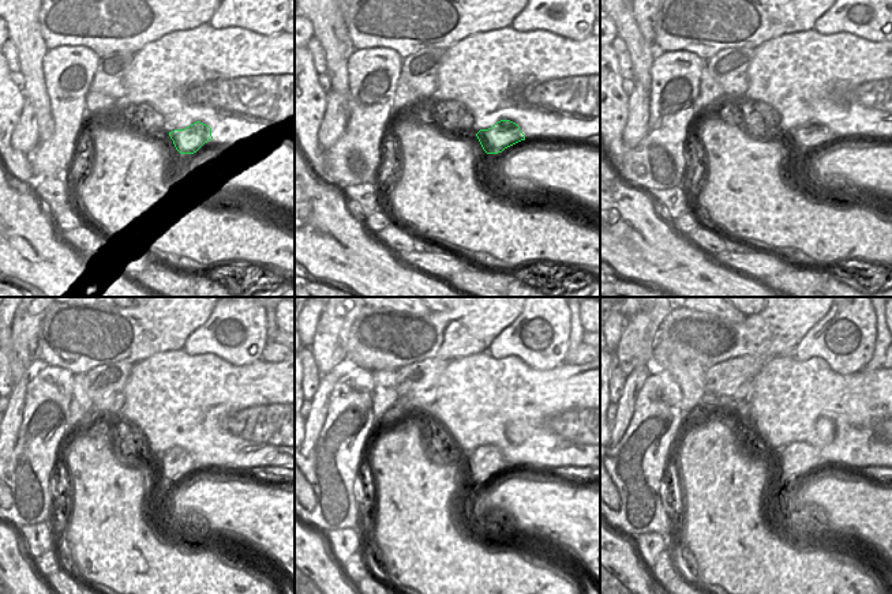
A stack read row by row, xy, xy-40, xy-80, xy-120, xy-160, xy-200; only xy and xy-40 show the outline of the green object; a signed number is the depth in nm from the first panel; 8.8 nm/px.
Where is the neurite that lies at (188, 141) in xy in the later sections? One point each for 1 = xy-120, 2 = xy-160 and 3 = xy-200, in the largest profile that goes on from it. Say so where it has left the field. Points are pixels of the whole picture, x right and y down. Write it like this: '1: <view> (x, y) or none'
1: xy-120 (177, 463)
2: xy-160 (484, 462)
3: xy-200 (797, 459)

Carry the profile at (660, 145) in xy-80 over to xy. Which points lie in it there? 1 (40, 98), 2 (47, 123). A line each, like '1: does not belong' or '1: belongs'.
1: does not belong
2: does not belong

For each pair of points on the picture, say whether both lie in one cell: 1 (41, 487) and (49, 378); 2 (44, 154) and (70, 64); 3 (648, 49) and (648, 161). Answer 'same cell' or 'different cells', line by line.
1: same cell
2: same cell
3: different cells

